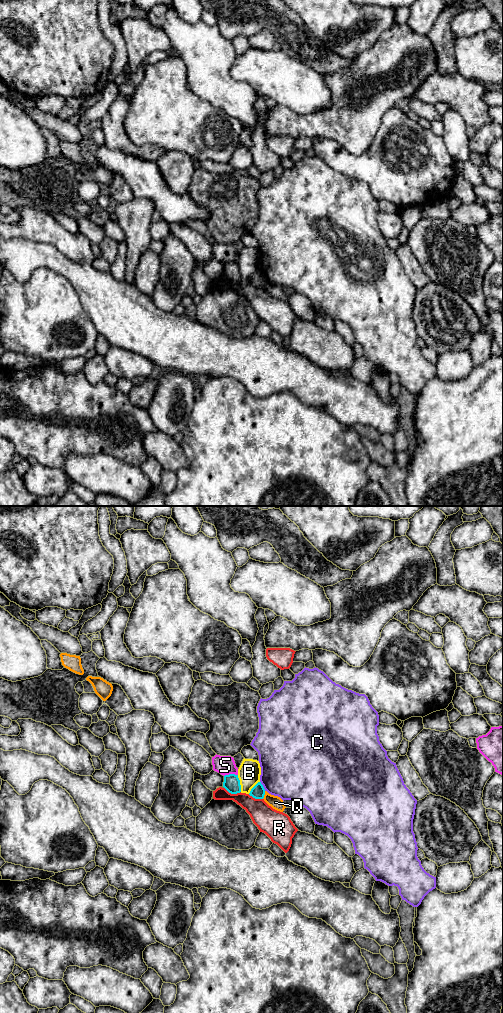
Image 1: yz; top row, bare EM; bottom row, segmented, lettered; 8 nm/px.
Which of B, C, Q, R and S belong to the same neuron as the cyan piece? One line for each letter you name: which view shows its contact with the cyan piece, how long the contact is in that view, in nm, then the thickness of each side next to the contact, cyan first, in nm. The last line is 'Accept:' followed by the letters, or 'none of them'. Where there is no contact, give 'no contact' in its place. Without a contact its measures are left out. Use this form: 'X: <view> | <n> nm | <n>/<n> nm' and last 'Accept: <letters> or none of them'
Accept: none of them

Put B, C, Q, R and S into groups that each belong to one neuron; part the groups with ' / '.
B / C / Q / R / S

